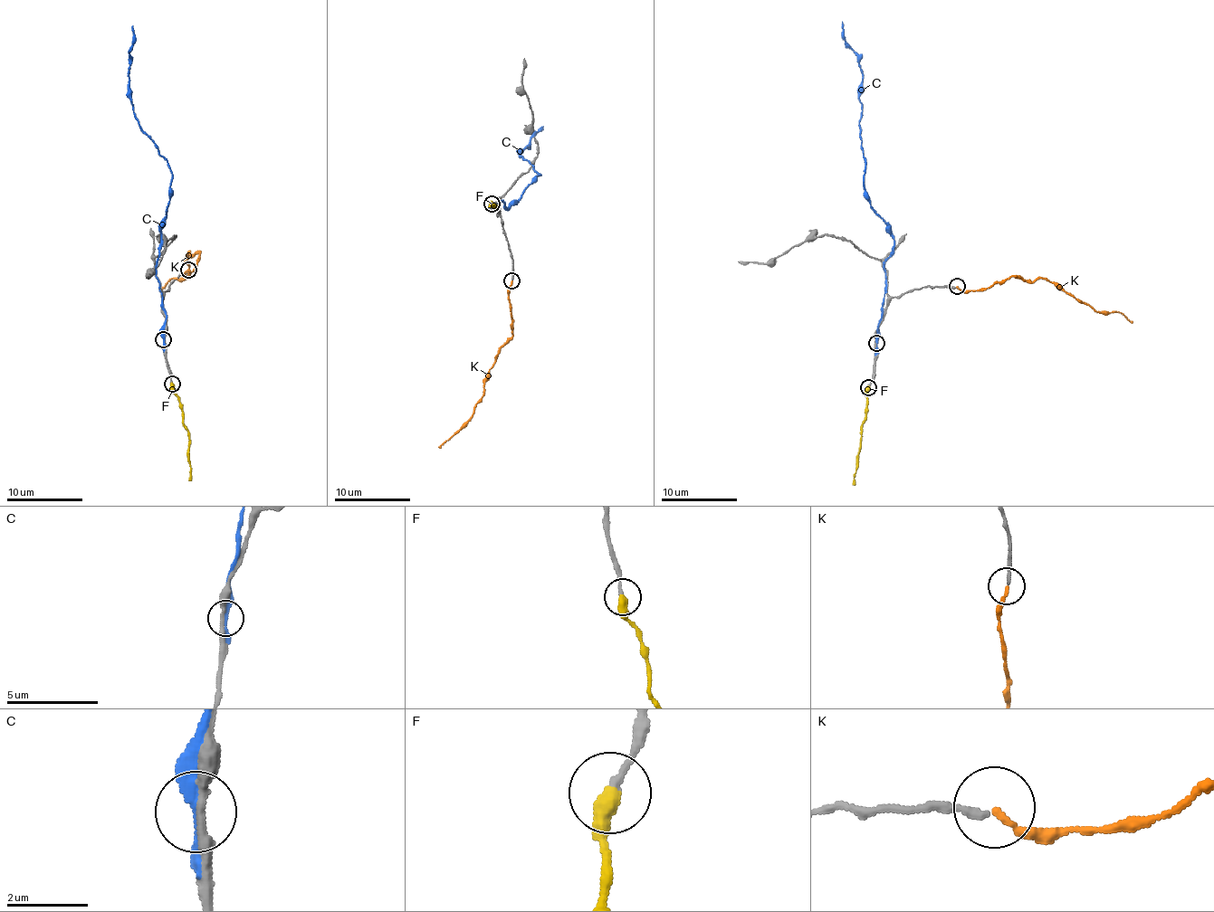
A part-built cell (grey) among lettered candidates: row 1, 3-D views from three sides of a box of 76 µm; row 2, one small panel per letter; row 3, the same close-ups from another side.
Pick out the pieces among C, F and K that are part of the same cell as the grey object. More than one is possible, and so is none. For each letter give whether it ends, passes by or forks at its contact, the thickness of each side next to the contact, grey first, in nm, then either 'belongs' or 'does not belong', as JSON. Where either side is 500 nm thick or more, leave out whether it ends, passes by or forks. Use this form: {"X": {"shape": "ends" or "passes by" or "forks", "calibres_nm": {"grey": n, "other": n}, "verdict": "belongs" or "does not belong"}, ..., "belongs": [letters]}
{"C": {"shape": "passes by", "calibres_nm": {"grey": 240, "other": 280}, "verdict": "does not belong"}, "F": {"shape": "ends", "calibres_nm": {"grey": 150, "other": 440}, "verdict": "belongs"}, "K": {"shape": "ends", "calibres_nm": {"grey": 170, "other": 170}, "verdict": "belongs"}, "belongs": ["F", "K"]}

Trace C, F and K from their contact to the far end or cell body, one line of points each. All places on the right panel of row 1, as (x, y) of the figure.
C: (877, 342), (893, 234), (891, 225), (870, 205), (864, 186), (860, 55), (845, 41), (842, 22)
F: (867, 386), (854, 485)
K: (957, 287), (983, 291), (1013, 277), (1033, 281), (1043, 278), (1094, 309), (1117, 311), (1131, 323)

